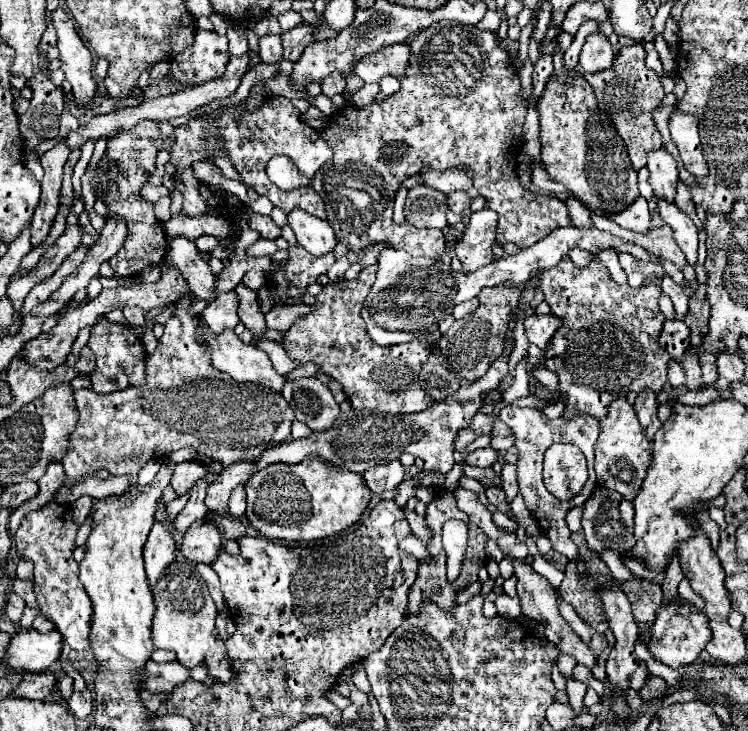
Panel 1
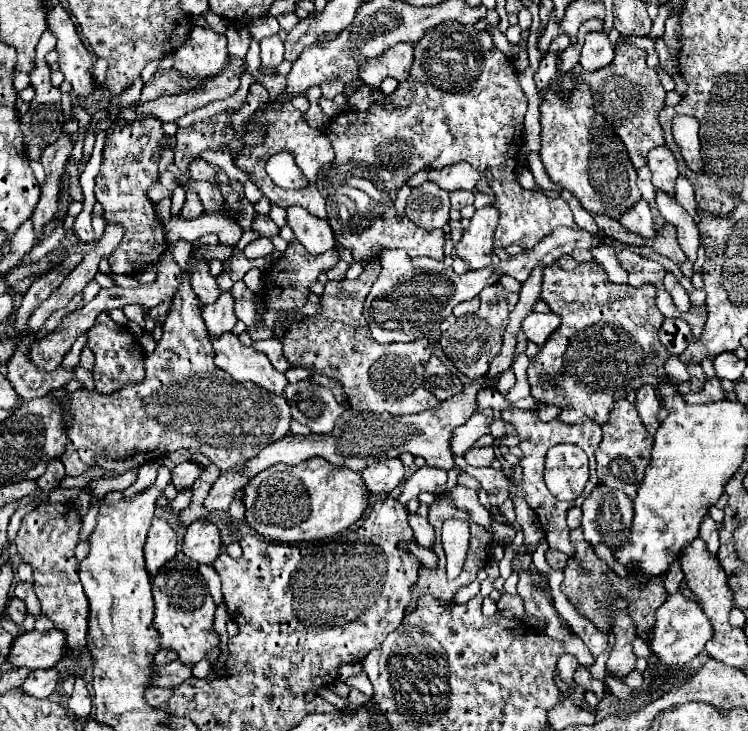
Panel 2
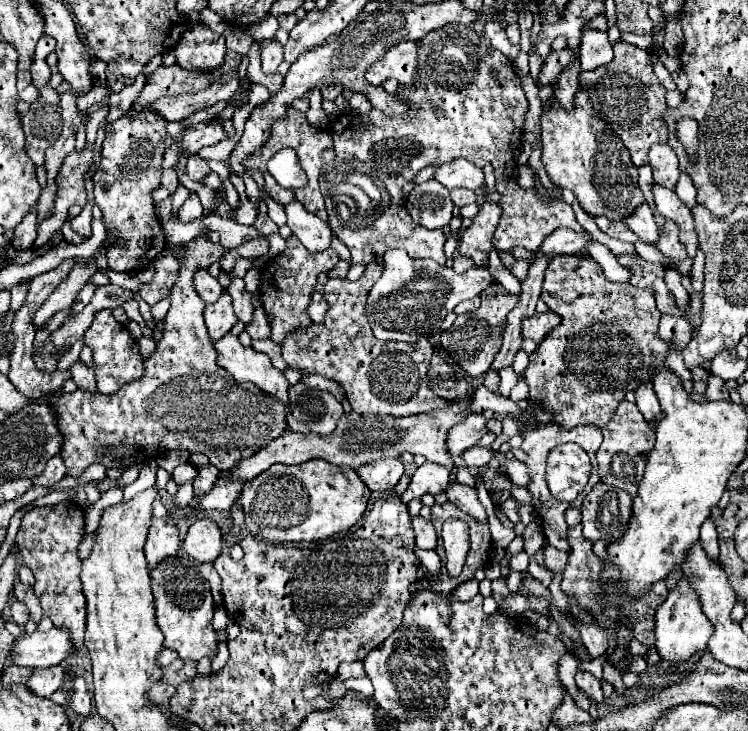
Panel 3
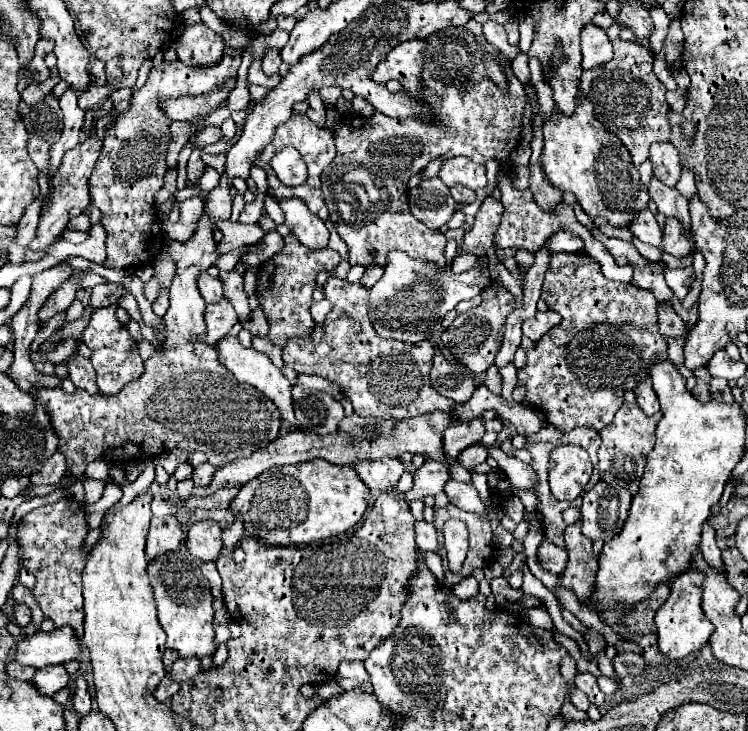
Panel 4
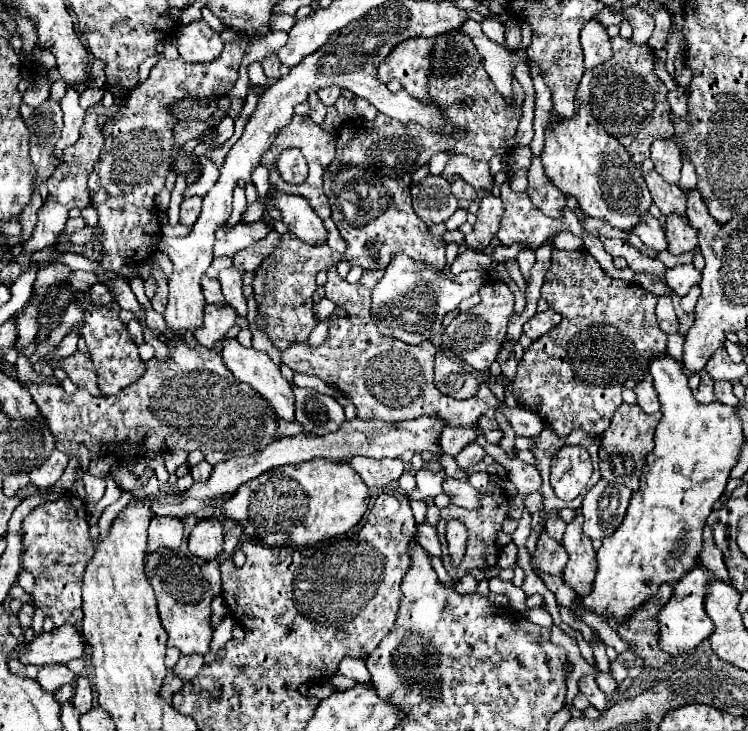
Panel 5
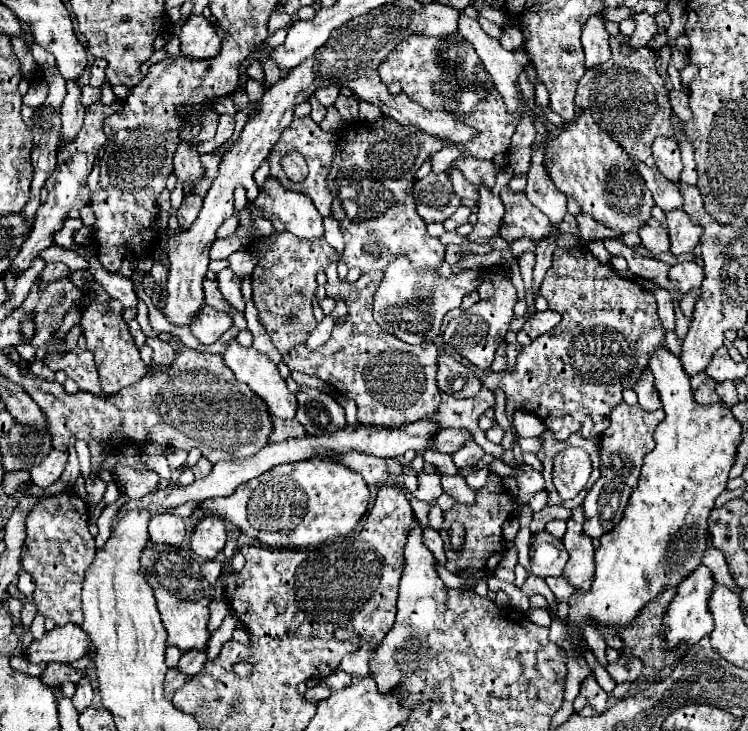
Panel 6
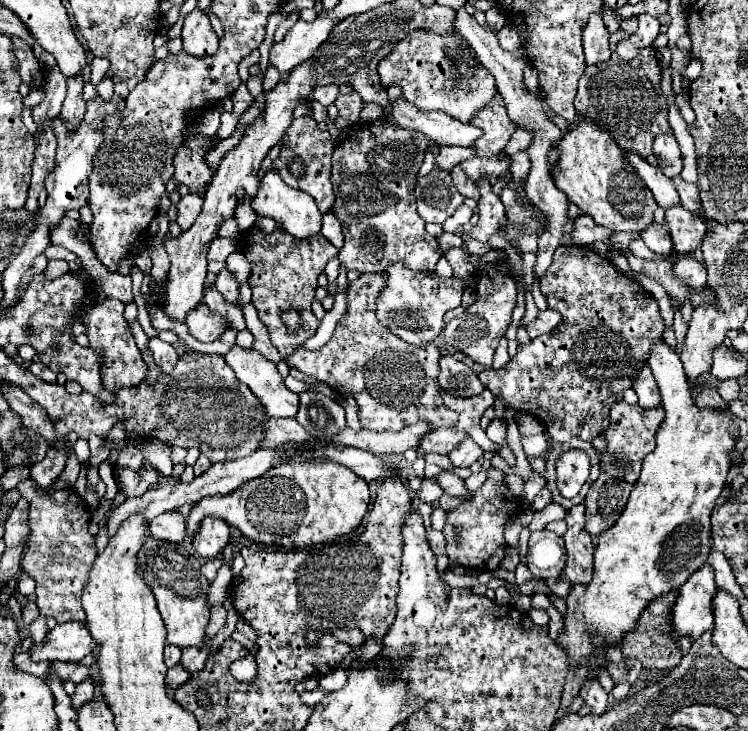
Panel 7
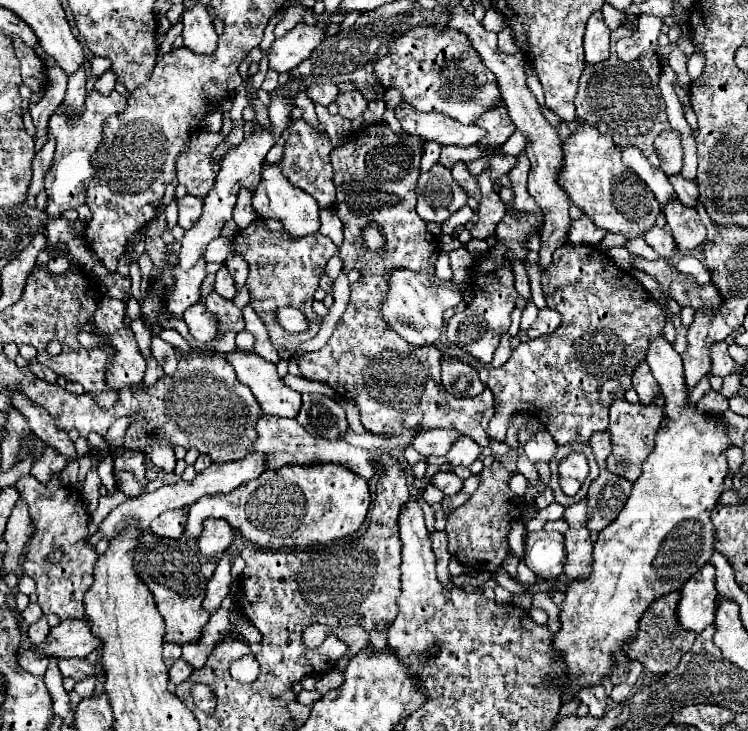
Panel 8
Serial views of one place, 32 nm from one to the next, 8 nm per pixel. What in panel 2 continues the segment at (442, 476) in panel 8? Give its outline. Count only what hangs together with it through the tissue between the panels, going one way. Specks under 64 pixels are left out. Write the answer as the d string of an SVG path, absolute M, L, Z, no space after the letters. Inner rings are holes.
M454 486L454 488L448 492L448 496L454 500L456 508L464 510L464 512L470 516L470 520L474 520L476 524L480 524L480 526L484 526L484 528L490 530L490 514L488 514L488 510L478 502L476 490L470 490L470 488L464 488L464 486Z

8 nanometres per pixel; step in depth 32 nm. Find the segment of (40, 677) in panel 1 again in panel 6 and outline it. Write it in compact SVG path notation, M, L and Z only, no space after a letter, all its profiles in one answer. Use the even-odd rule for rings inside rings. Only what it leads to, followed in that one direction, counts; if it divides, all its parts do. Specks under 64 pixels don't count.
M48 664L46 670L42 672L42 682L44 682L48 688L54 688L54 686L60 686L60 684L64 684L64 682L74 682L74 684L78 684L84 676L86 676L84 670L72 668L70 664Z

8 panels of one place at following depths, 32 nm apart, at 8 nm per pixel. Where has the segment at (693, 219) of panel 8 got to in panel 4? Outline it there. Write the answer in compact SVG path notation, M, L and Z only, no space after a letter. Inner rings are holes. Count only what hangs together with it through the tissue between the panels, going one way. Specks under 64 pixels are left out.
M666 218L666 224L664 224L664 246L662 250L672 254L672 256L686 256L690 254L690 248L692 248L692 240L686 238L682 234L682 224L680 220L674 220L674 218Z

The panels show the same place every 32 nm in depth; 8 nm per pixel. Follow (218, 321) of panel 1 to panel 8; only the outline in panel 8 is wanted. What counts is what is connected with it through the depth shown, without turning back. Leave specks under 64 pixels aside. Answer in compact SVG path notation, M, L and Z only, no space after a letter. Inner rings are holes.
M198 302L196 306L192 304L192 308L188 308L188 312L184 312L184 322L190 328L190 336L202 344L208 344L210 340L216 338L218 332L218 324L216 318L206 312L204 304Z

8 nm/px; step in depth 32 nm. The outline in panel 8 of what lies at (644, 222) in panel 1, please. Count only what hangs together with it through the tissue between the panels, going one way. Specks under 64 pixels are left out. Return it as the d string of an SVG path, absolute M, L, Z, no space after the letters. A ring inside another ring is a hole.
M654 226L652 230L648 230L644 234L644 240L648 242L648 246L652 246L660 258L670 260L676 254L676 242L672 240L672 234L668 230L660 230L658 226Z

